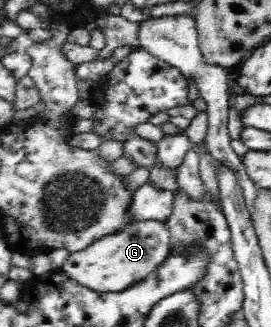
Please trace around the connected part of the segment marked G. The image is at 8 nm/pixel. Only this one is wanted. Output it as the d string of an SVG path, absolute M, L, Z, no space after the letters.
M139 221L116 234L106 235L89 244L83 251L69 255L60 270L86 288L99 293L119 293L143 282L151 272L159 270L172 254L171 234L164 223Z

